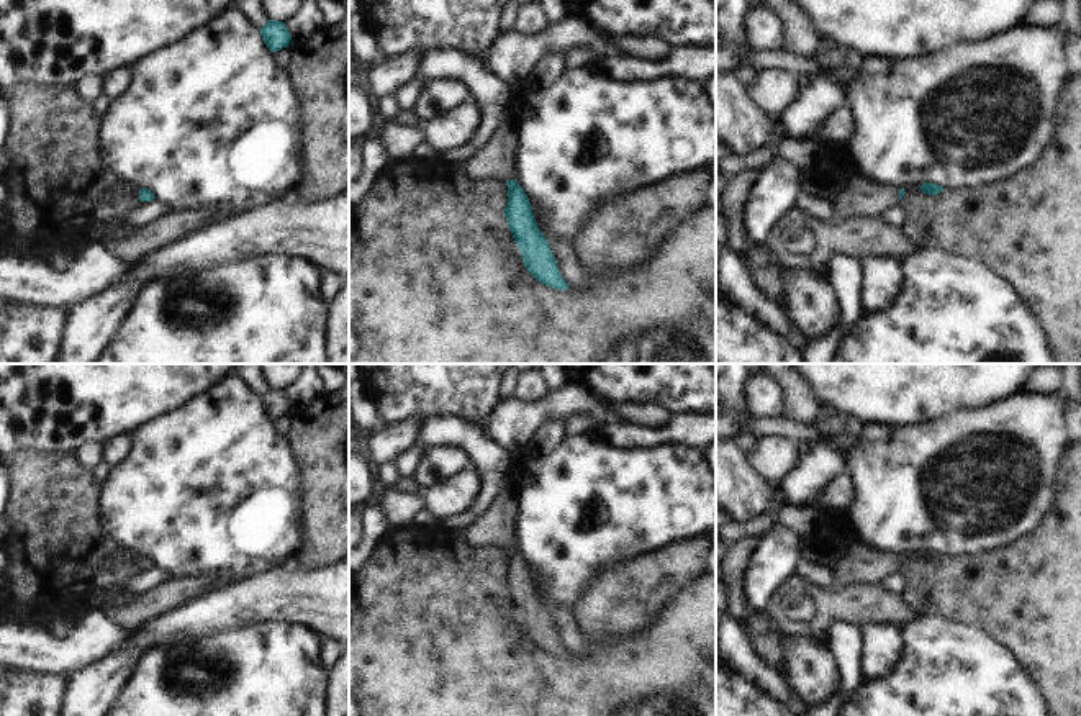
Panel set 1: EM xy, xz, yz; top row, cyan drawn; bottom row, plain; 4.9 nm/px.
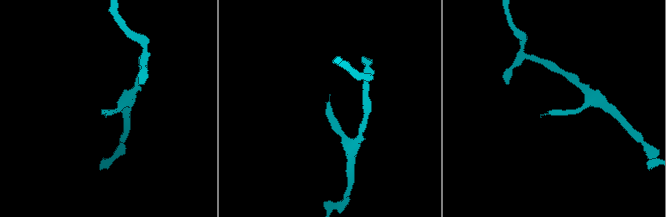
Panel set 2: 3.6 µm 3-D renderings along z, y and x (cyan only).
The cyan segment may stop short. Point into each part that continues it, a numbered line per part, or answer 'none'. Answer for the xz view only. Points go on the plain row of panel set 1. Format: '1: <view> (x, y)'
1: xz (495, 526)

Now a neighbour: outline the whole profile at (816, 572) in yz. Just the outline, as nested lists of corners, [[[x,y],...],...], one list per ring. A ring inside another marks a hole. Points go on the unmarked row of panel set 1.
[[[799,557],[799,560],[794,565],[794,573],[807,578],[809,582],[829,588],[832,587],[834,573],[832,567],[811,560],[807,557]]]

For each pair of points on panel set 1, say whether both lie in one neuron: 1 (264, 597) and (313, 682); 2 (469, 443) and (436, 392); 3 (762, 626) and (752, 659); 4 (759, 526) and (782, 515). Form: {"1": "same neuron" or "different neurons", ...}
{"1": "different neurons", "2": "different neurons", "3": "different neurons", "4": "same neuron"}

